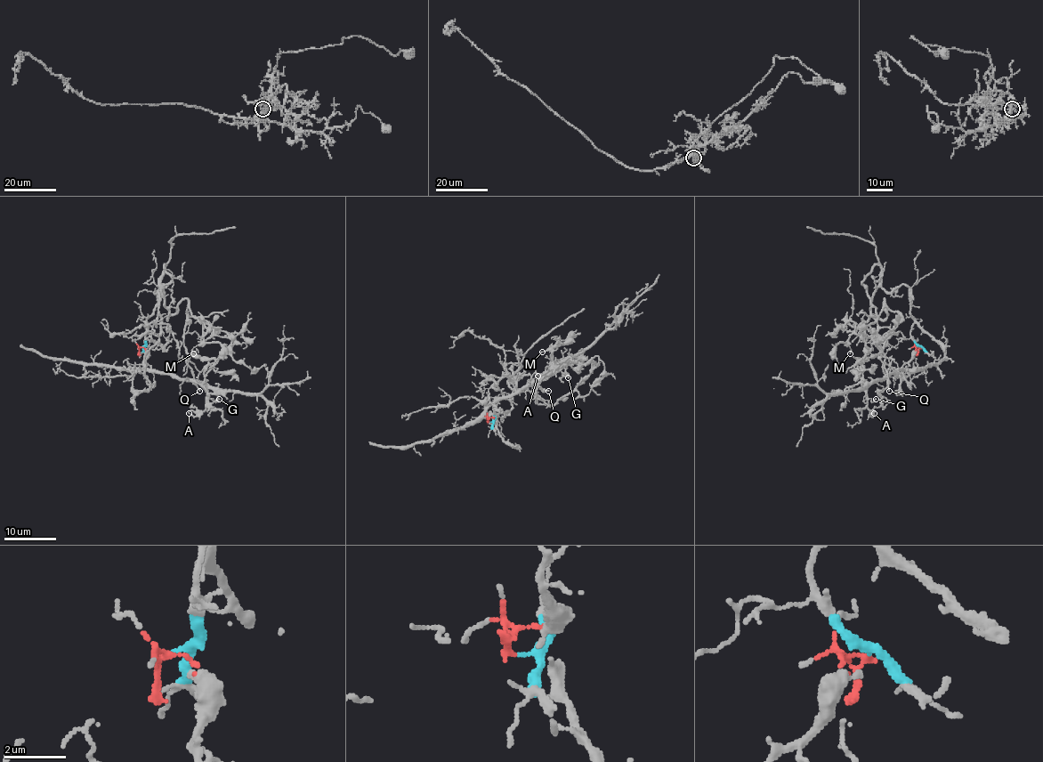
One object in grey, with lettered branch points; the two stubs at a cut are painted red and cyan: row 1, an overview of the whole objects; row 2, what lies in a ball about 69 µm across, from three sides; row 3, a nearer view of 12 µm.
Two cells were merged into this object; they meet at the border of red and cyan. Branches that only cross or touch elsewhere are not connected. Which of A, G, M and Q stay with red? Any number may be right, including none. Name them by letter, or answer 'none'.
A, G

